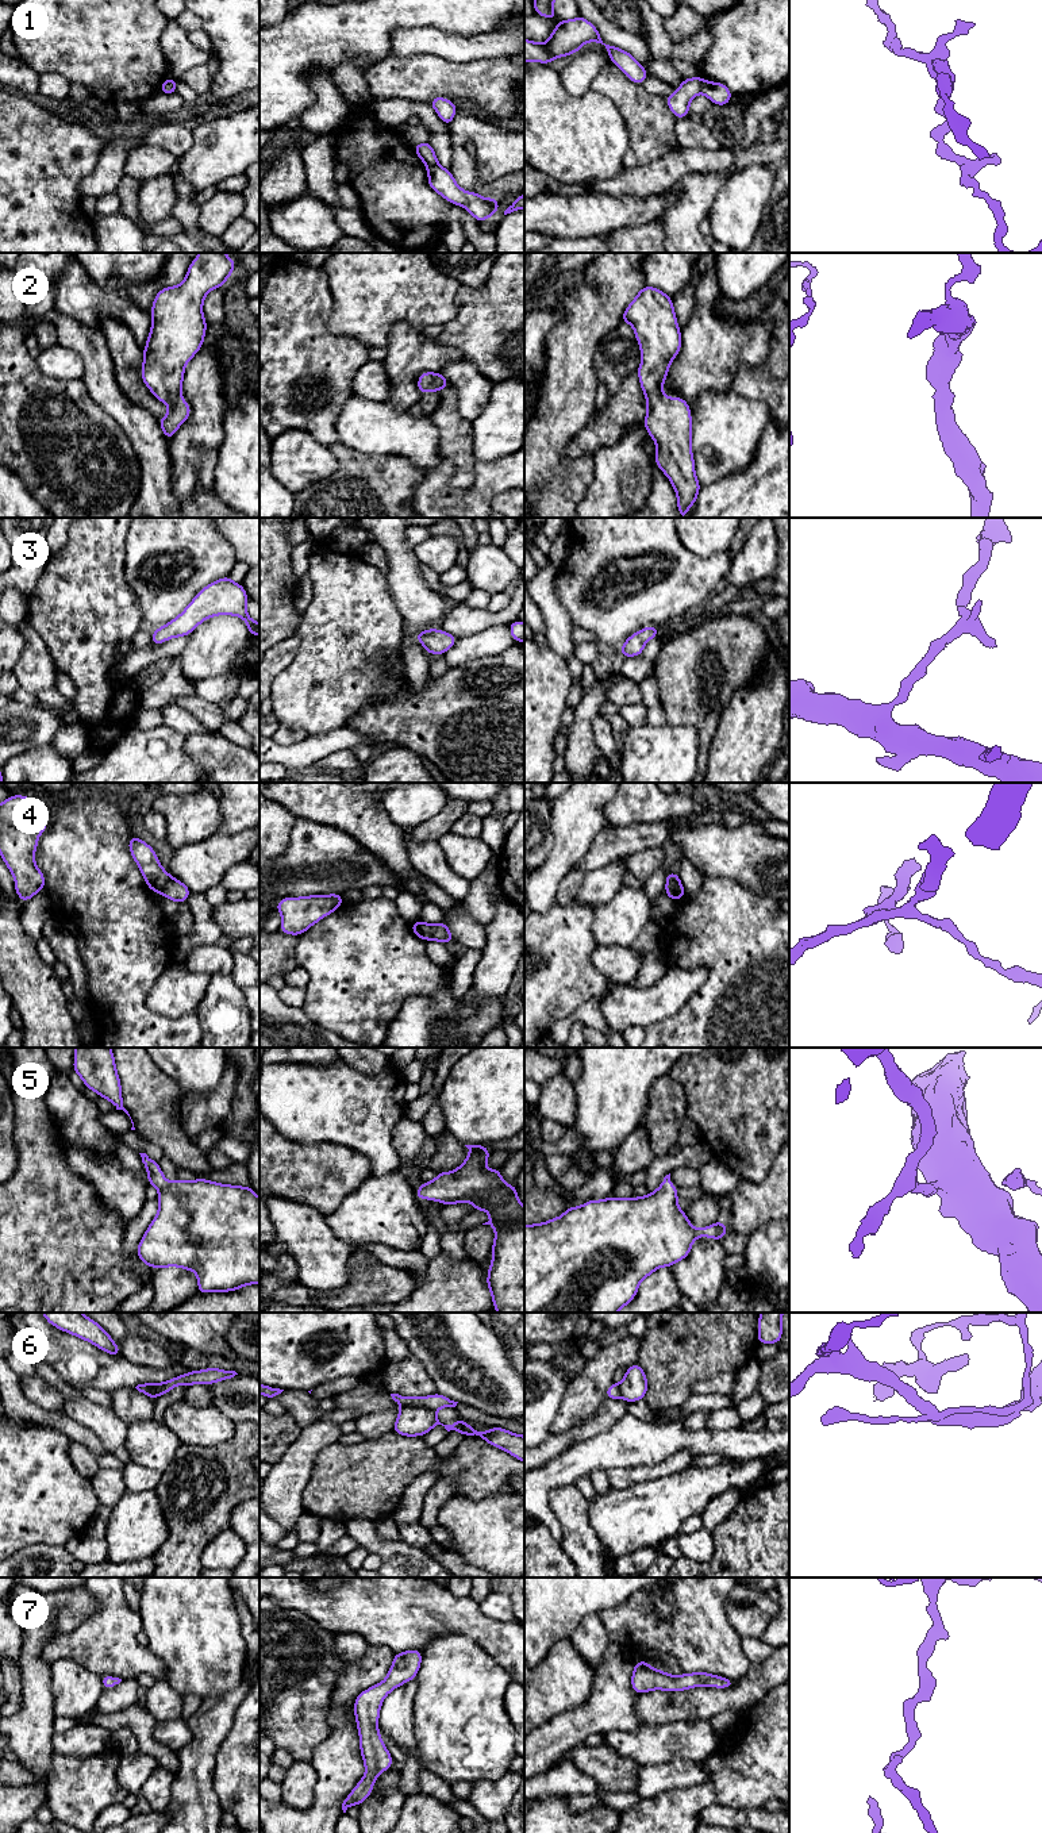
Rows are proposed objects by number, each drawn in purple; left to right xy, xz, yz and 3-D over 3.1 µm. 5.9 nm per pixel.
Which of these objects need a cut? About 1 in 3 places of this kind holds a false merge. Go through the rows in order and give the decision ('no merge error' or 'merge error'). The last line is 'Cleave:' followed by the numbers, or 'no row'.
1: merge error
2: no merge error
3: no merge error
4: merge error
5: no merge error
6: merge error
7: no merge error
Cleave: 1, 4, 6

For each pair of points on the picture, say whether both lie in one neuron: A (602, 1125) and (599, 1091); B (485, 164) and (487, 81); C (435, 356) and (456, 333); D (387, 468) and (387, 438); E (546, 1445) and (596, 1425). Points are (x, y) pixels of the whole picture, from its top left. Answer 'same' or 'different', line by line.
A: same
B: different
C: different
D: different
E: same

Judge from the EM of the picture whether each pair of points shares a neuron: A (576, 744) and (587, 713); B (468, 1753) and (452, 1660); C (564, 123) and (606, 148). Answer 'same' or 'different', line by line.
A: same
B: same
C: same

